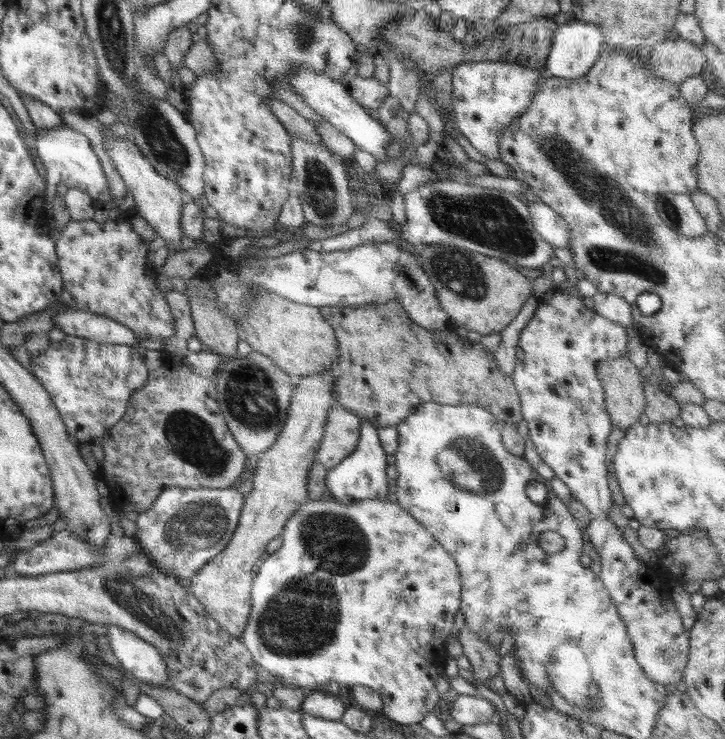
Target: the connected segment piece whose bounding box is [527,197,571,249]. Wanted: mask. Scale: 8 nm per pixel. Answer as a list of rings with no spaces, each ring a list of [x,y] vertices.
[[[527,197],[528,211],[538,234],[554,248],[570,249],[568,223],[552,207],[540,200]]]

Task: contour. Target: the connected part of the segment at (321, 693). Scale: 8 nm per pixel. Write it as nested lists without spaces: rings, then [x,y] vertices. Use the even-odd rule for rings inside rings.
[[[319,689],[306,693],[299,711],[318,718],[340,721],[347,704],[339,695],[336,696],[327,689]]]

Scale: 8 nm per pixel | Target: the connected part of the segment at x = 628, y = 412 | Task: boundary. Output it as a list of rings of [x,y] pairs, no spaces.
[[[628,356],[598,361],[595,368],[603,388],[605,406],[610,422],[612,422],[612,428],[626,431],[638,422],[646,408],[646,397],[643,391],[644,374],[632,364]]]

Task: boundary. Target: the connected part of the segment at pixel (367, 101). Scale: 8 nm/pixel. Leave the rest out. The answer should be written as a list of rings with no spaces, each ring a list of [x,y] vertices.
[[[357,74],[346,85],[353,100],[364,108],[378,110],[389,94],[387,84],[374,77],[363,78]]]

